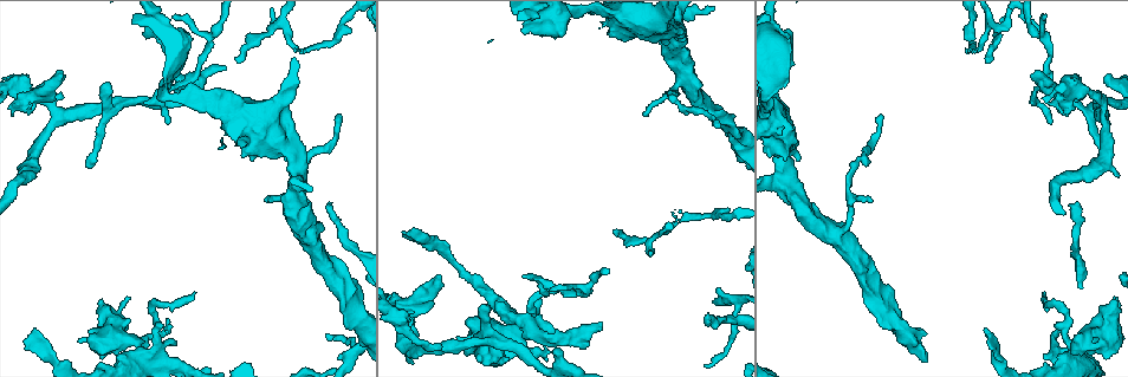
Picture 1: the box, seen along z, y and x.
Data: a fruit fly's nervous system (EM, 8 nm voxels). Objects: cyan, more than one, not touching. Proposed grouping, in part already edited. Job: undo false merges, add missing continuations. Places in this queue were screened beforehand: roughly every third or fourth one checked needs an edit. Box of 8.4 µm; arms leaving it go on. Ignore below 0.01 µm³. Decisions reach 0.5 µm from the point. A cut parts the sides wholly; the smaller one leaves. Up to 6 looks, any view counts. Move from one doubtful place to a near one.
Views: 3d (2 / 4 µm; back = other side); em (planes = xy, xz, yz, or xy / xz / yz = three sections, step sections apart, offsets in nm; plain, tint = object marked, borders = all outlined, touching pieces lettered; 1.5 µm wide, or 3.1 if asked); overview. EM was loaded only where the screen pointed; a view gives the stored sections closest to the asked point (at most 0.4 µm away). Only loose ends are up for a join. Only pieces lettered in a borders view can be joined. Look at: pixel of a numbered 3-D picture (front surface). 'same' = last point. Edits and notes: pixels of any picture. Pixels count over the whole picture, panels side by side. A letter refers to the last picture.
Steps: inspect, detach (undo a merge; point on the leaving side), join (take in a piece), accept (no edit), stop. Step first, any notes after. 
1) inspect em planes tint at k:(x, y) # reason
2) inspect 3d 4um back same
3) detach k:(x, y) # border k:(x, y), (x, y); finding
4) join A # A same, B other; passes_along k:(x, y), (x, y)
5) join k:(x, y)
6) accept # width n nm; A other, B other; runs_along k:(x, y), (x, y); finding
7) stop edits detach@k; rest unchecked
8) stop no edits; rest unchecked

inspect 3d 4um at 1:(137, 352)

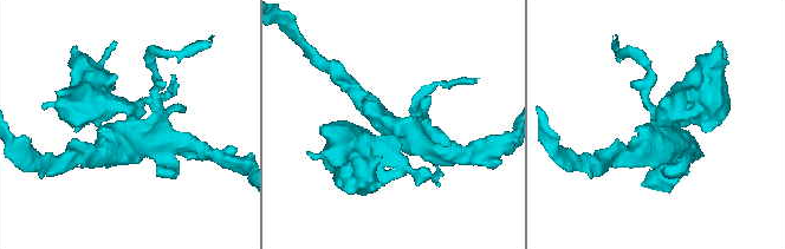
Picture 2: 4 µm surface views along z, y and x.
inspect em planes tint at 2:(397, 127)

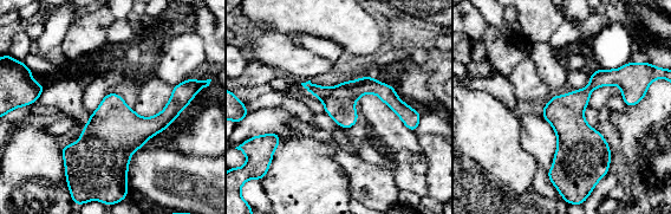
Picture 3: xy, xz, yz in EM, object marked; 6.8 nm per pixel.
inspect em planes borders same # see the neighbours

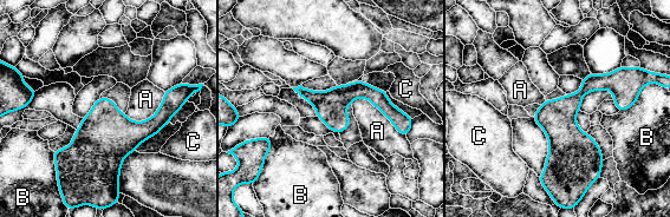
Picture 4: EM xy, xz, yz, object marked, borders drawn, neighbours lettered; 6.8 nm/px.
accept # A other, B other, C other; border 4:(52, 151), (57, 185), (67, 210); all the same cell

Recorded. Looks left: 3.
inspect em yz step 4 tint at 1:(25, 342) # long arm stops here

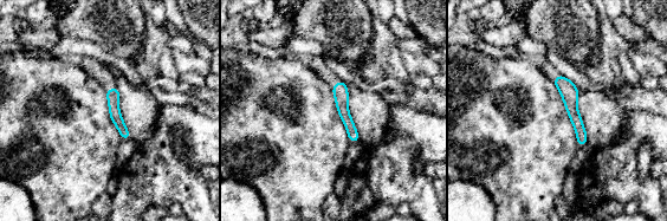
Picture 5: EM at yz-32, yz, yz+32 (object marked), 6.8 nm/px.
inspect em planes tint same

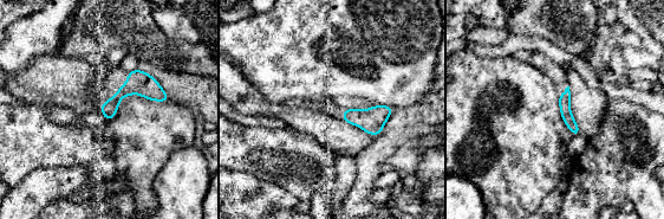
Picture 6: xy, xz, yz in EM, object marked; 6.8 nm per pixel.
inspect em planes borders same

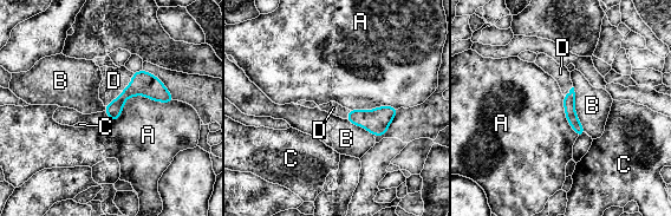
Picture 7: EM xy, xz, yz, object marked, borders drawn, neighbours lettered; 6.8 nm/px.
join D # A other, B other, C other, D same; passes_along 7:(142, 83), (123, 90), (113, 80); it goes on there

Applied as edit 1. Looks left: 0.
stop edits join@7; rest unchecked

